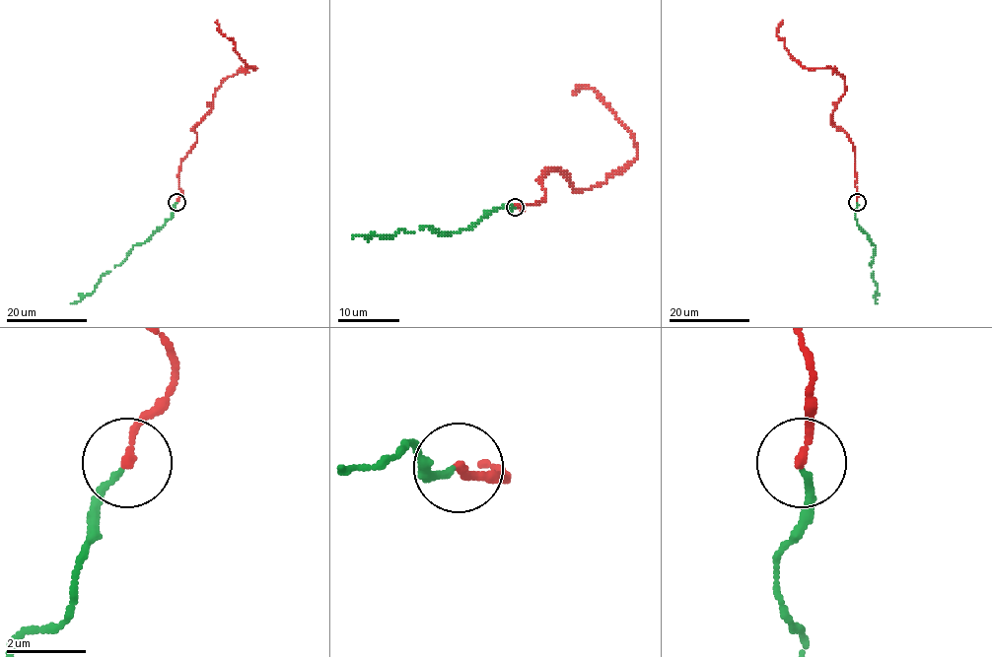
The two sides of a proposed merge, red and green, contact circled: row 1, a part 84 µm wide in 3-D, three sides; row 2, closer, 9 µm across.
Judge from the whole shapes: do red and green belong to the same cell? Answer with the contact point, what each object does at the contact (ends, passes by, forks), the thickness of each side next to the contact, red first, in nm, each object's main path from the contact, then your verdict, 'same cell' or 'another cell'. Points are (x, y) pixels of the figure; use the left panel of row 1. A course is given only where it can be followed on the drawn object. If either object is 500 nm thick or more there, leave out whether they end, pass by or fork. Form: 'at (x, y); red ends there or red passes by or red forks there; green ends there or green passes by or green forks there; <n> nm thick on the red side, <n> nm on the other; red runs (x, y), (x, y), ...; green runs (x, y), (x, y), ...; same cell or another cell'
at (177, 202); red ends there; green ends there; 190 nm thick on the red side, 170 nm on the other; red runs (177, 202), (180, 161), (197, 140), (195, 126), (213, 95), (227, 78), (256, 68), (240, 57), (217, 21); green runs (177, 202), (173, 217), (144, 242), (133, 246), (124, 260), (102, 275), (91, 294), (71, 303); same cell

